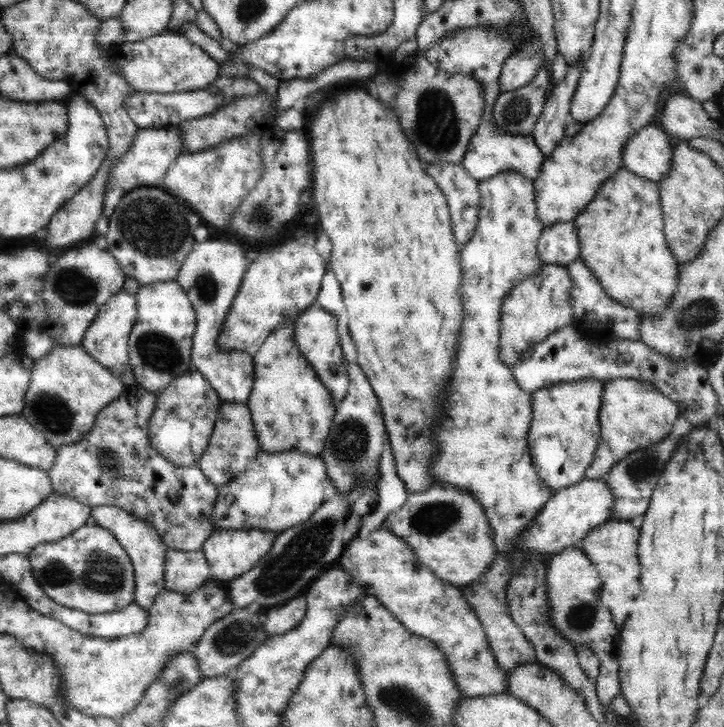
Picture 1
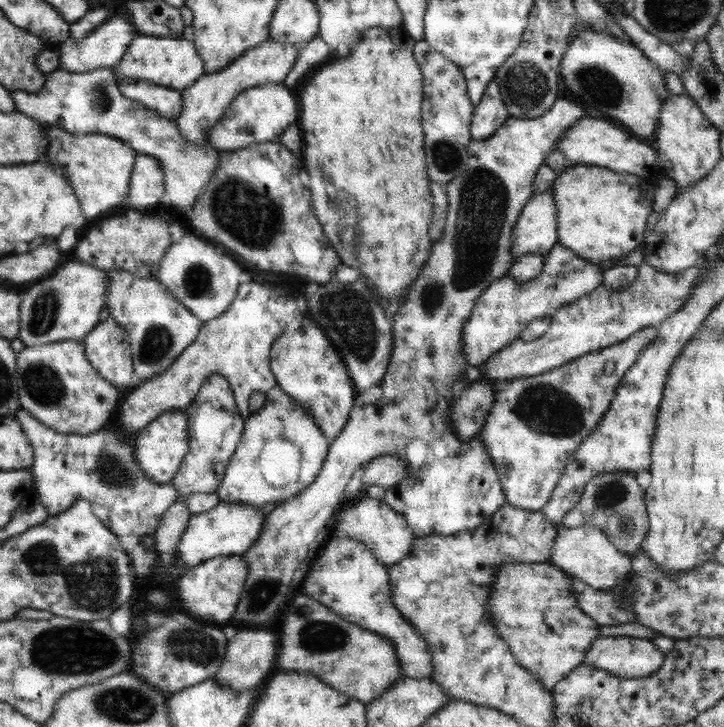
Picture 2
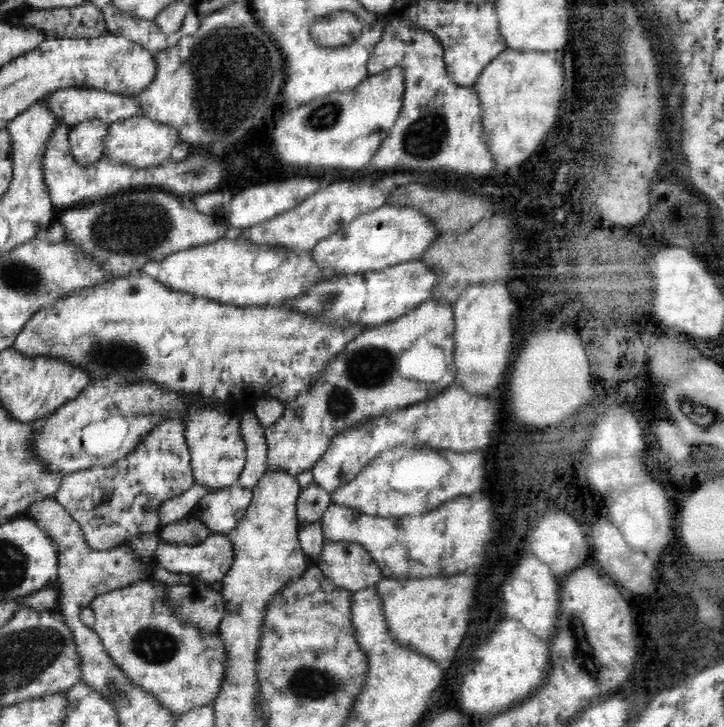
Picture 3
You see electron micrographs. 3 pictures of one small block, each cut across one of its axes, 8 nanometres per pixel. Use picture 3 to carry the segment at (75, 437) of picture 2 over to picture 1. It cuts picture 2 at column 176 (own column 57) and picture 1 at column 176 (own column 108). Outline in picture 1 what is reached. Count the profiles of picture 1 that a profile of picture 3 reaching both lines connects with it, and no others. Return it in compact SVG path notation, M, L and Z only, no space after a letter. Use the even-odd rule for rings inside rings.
M137 383L124 387L116 400L110 400L96 415L89 432L73 444L61 444L55 447L55 456L50 470L46 471L53 493L57 493L89 508L112 506L120 508L137 519L152 524L161 542L167 549L178 551L197 551L202 548L205 539L214 531L210 519L214 507L217 489L205 480L196 464L179 466L165 460L147 438L147 420L154 409L156 393L146 391Z

